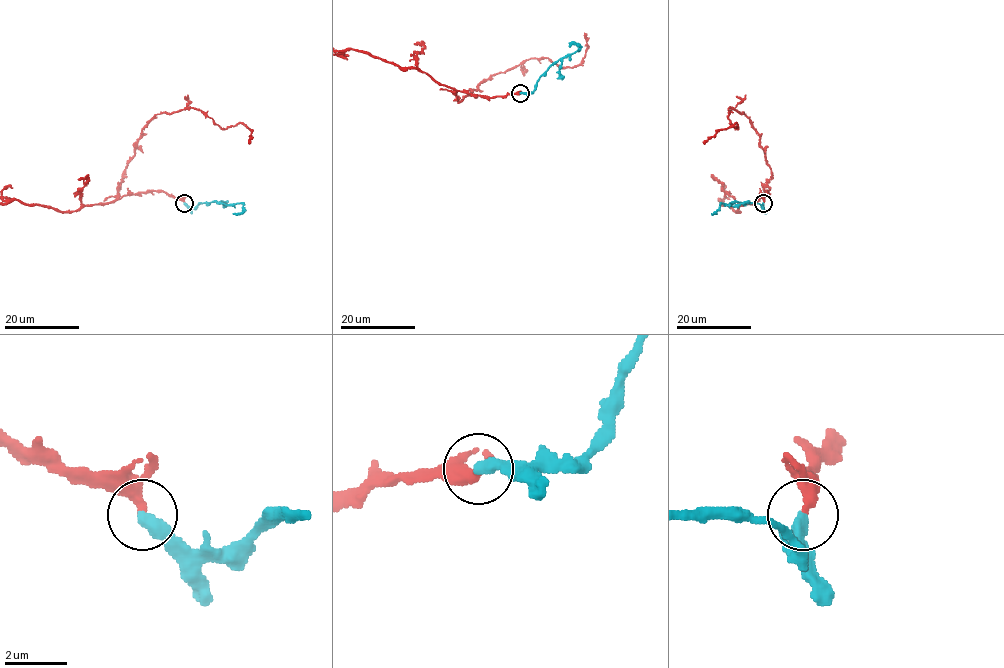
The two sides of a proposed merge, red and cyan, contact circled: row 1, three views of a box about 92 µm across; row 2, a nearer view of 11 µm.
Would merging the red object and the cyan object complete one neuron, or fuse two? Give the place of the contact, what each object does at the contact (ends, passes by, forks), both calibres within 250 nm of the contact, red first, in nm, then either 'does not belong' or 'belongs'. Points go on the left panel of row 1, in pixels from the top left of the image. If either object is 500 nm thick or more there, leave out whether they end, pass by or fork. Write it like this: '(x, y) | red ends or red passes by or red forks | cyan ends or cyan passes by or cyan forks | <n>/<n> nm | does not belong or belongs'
(184, 203) | red passes by | cyan ends | 260/420 nm | belongs

